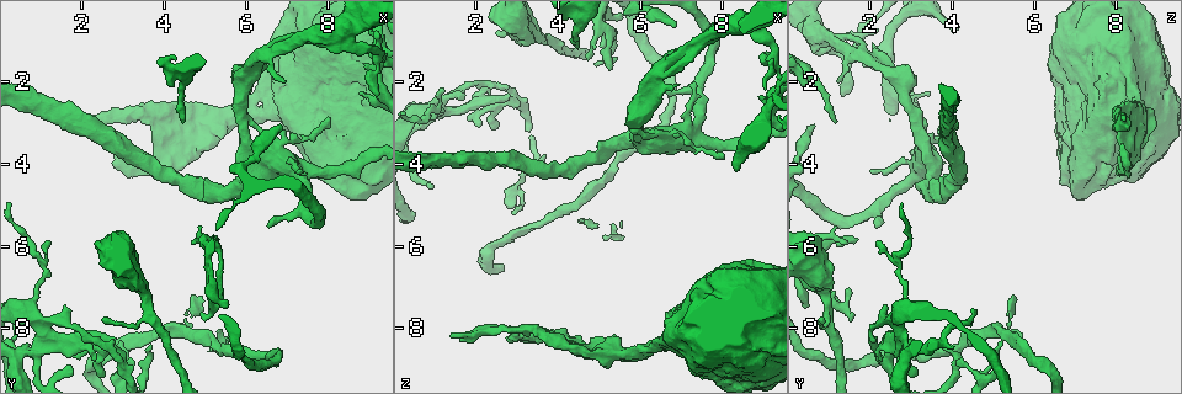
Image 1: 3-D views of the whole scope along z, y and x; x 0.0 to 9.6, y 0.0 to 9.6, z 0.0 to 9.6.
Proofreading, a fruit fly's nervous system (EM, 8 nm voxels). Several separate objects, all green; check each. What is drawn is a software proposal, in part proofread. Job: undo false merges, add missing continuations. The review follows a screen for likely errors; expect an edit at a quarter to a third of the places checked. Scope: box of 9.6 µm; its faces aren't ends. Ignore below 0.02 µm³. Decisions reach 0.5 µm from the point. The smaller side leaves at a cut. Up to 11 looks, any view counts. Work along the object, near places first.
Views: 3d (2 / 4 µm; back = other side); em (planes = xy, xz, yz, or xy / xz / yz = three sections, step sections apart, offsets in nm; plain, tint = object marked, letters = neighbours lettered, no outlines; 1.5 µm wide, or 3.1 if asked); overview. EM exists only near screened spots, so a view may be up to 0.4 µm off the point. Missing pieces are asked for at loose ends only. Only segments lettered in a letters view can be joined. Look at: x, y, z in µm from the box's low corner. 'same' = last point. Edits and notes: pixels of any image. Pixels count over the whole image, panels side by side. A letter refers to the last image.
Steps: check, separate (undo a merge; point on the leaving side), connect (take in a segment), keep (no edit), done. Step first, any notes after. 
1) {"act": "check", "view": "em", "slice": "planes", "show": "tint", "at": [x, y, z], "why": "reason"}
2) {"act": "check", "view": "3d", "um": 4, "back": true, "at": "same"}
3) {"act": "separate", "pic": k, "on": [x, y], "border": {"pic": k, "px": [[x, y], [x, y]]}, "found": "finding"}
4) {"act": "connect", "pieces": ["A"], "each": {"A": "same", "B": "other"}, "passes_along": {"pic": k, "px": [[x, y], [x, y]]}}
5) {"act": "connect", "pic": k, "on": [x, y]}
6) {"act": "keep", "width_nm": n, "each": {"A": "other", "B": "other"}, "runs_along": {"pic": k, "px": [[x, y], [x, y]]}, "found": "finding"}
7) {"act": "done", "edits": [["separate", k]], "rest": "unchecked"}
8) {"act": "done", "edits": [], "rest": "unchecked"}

{"act": "check", "view": "3d", "um": 4, "at": [4.70, 2.65, 8.75], "why": "thick end"}

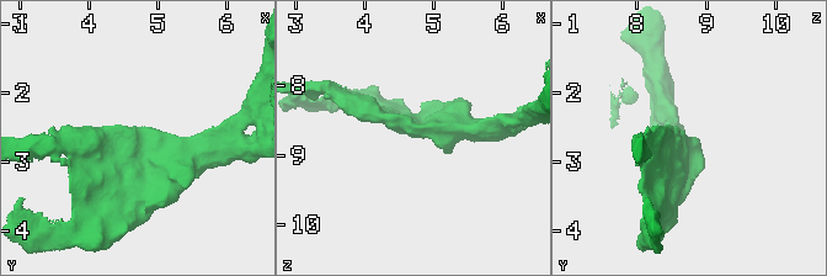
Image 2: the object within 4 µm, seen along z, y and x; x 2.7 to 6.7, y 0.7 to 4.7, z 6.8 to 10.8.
{"act": "check", "view": "em", "slice": "xz", "step": 8, "show": "tint", "at": [4.80, 2.65, 8.70]}

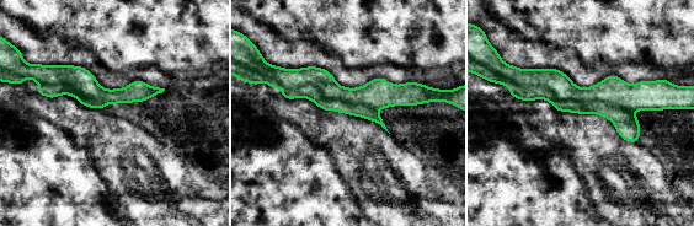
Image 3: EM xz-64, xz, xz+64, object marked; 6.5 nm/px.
{"act": "check", "view": "em", "slice": "planes", "show": "letters", "at": "same"}

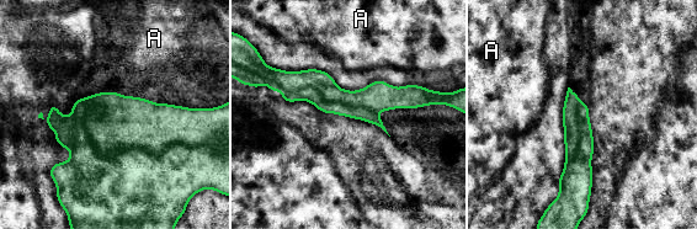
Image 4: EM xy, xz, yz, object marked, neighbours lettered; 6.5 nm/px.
{"act": "separate", "pic": 4, "on": [124, 122], "each": {"A": "other"}, "found": "two neurons meet here"}

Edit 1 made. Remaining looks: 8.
{"act": "check", "view": "overview", "why": "see it whole again"}

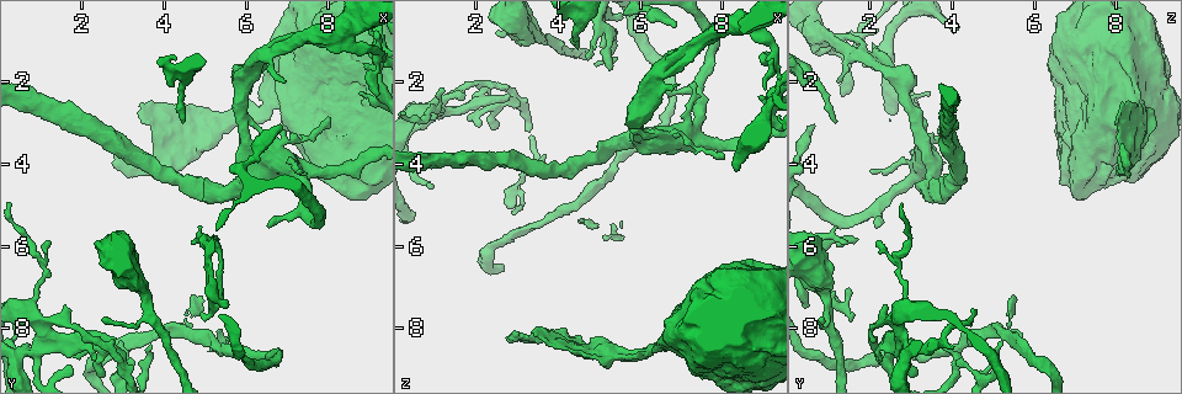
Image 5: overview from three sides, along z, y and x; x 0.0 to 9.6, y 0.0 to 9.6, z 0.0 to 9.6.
{"act": "check", "view": "em", "slice": "planes", "show": "letters", "at": [2.20, 8.25, 2.50], "why": "closes a loop"}

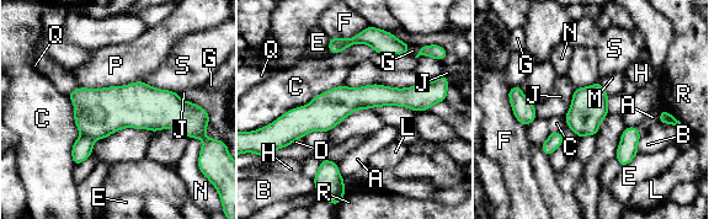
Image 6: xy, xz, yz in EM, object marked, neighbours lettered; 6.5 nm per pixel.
{"act": "separate", "pic": 6, "on": [83, 147], "width_nm": 220, "each": {"A": "other", "B": "other", "C": "other", "D": "other", "E": "other", "F": "other", "G": "other", "H": "other", "J": "other", "L": "other", "M": "other", "N": "other", "P": "other", "Q": "other", "R": "other", "S": "other"}, "border": {"pic": 6, "px": [[80, 135], [88, 135], [94, 140]]}, "found": "a second neuron is stuck on"}

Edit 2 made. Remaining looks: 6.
{"act": "check", "view": "overview"}

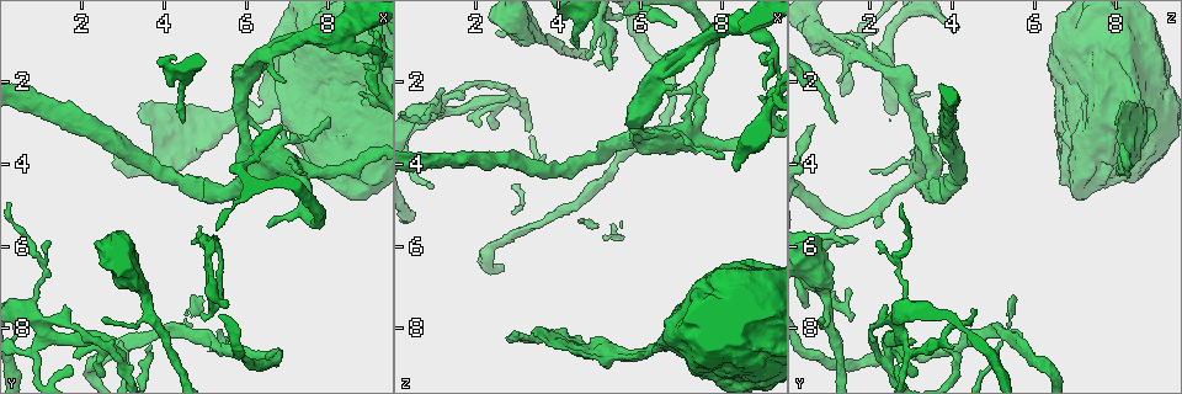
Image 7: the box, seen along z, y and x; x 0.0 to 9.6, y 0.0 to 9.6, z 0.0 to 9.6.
{"act": "check", "view": "em", "slice": "xz", "step": 8, "show": "tint", "at": [2.45, 7.75, 0.85], "why": "thin end"}

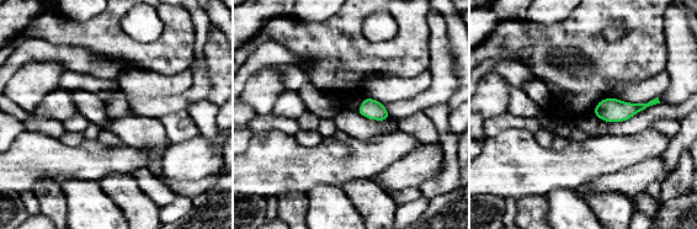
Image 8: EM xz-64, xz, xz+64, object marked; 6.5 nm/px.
{"act": "check", "view": "em", "slice": "planes", "show": "letters", "at": "same", "why": "cut it another way"}

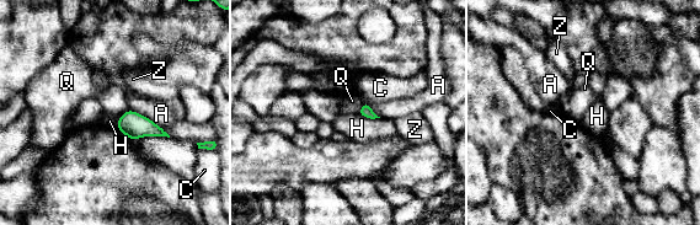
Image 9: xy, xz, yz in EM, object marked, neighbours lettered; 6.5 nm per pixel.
{"act": "keep", "each": {"A": "other", "C": "other", "H": "other", "Q": "other", "Z": "other"}, "found": "no lettered segment goes on from it"}

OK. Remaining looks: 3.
{"act": "check", "view": "em", "slice": "xy", "step": 4, "show": "letters", "at": [6.90, 1.15, 2.10], "why": "free end"}

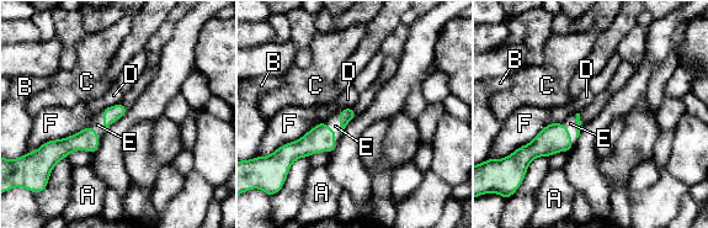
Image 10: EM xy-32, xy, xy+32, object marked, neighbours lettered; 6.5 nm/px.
{"act": "check", "view": "em", "slice": "planes", "show": "letters", "at": "same"}

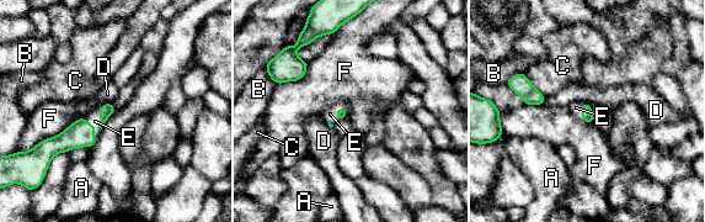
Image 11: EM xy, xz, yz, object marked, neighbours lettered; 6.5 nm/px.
{"act": "connect", "pieces": ["E"], "each": {"A": "other", "B": "other", "C": "other", "D": "other", "E": "same", "F": "other"}, "passes_along": {"pic": 11, "px": [[81, 133], [94, 128], [94, 115]]}, "found": "the neuron continues"}

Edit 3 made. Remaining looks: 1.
{"act": "done", "edits": [["separate", 4], ["separate", 6], ["connect", 11]], "rest": "unchecked"}

